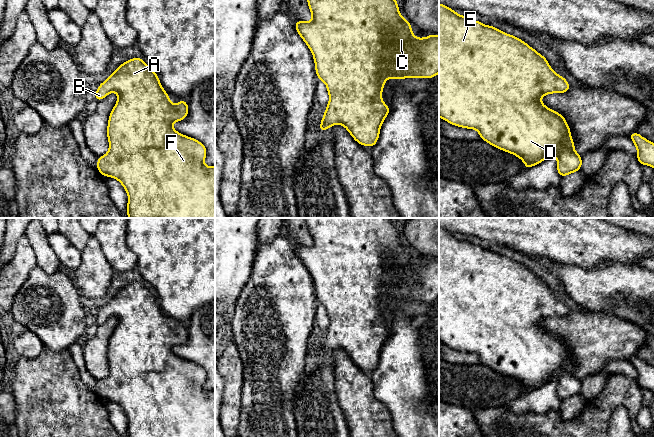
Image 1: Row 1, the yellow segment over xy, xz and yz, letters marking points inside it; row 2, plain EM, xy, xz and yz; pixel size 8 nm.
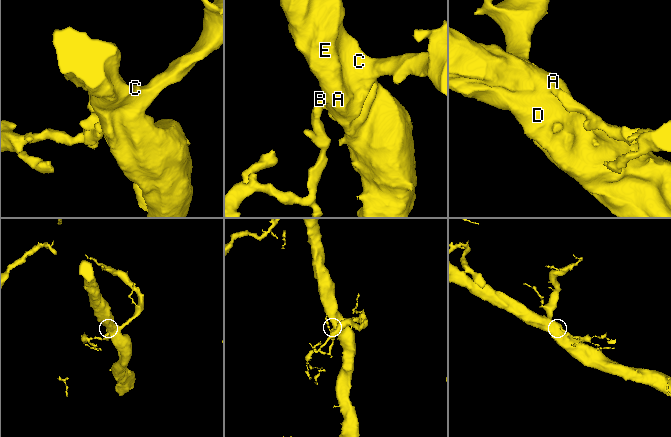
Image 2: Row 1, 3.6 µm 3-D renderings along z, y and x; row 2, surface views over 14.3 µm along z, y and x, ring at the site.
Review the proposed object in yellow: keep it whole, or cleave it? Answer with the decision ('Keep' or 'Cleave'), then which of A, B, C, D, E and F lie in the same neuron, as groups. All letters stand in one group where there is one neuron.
Keep. Groups: A B C D E F

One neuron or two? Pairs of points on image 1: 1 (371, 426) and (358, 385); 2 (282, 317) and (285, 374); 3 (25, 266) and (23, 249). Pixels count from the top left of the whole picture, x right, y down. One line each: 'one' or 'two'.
1: one
2: one
3: one

